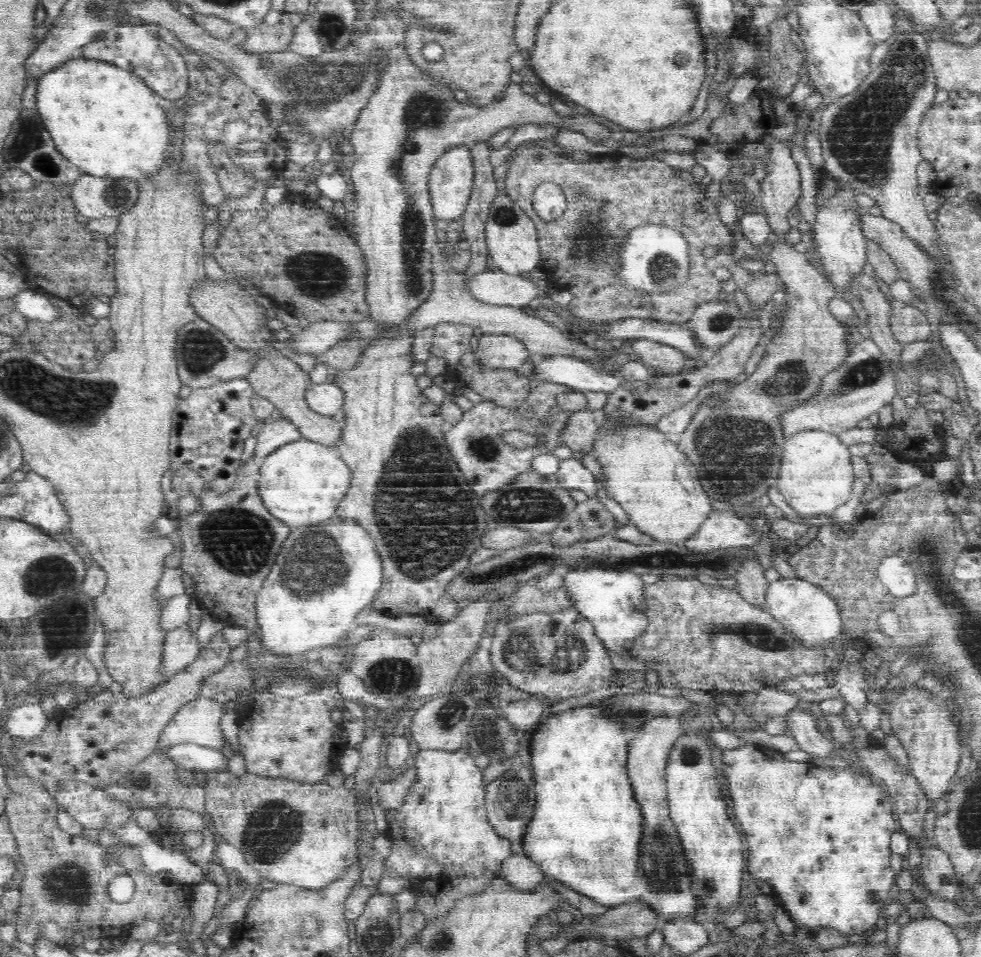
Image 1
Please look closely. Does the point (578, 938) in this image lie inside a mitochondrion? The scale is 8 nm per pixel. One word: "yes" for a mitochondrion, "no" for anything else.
no

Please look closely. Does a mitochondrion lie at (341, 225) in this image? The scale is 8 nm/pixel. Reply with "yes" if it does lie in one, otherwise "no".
no

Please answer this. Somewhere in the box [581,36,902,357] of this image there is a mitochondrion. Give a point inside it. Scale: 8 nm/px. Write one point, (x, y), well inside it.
(667, 270)

